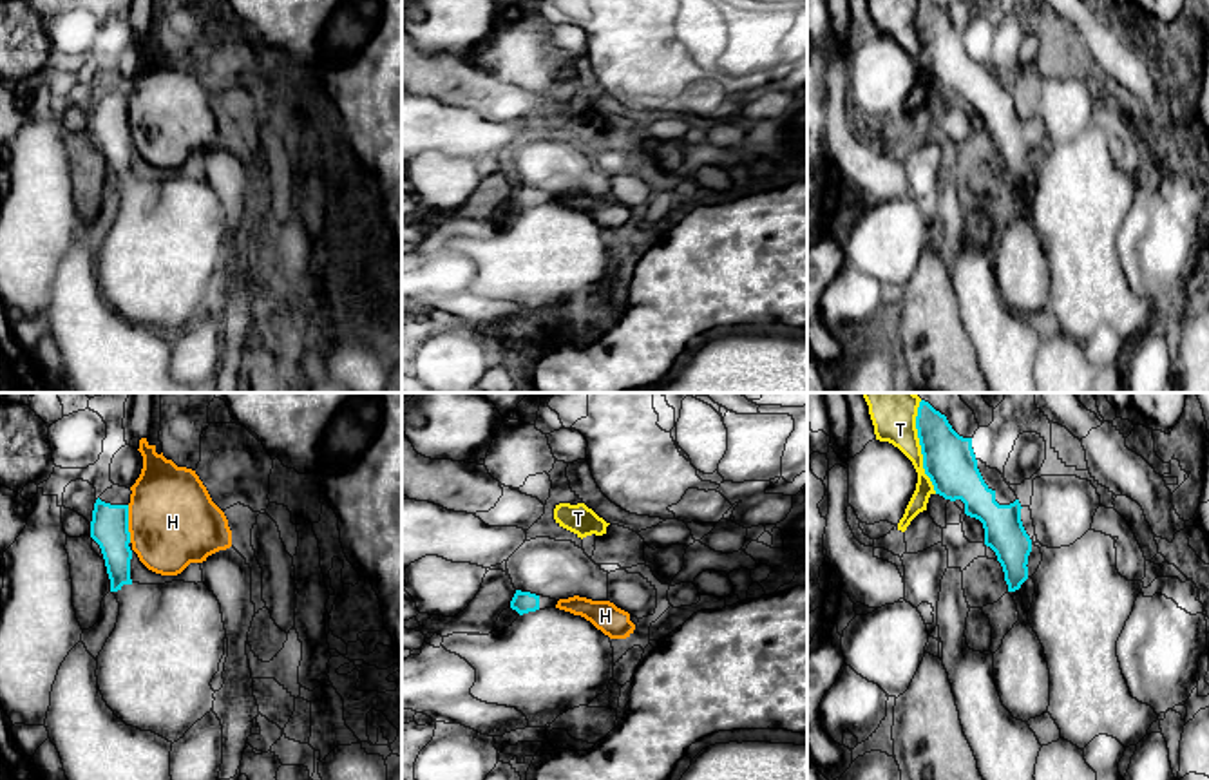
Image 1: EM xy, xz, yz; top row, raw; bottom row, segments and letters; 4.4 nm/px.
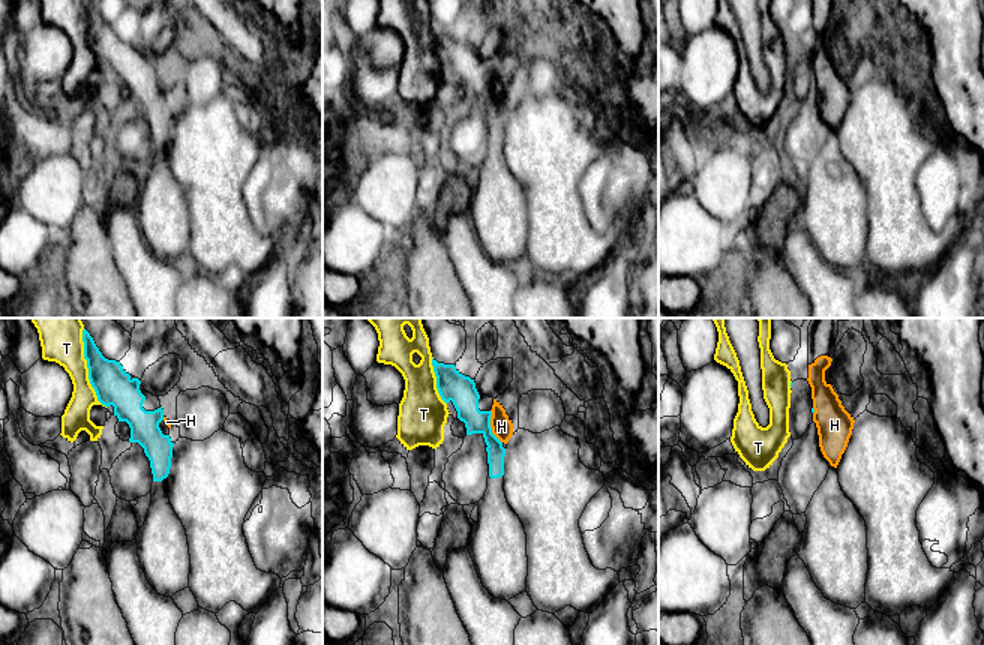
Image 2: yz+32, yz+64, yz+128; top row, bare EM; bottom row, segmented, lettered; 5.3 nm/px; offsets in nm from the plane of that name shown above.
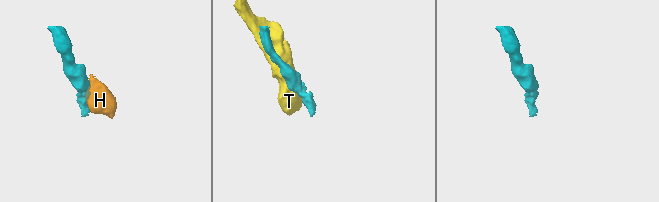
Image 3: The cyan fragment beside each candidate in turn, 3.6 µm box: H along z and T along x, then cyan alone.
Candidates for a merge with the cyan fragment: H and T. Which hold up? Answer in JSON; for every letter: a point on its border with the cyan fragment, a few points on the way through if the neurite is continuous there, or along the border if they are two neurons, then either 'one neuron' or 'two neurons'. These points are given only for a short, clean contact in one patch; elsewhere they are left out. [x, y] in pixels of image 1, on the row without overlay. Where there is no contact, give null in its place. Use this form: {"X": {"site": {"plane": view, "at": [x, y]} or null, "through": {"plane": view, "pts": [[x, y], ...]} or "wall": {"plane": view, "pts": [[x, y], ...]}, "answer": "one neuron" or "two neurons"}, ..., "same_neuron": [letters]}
{"H": {"site": {"plane": "xy", "at": [127, 118]}, "wall": {"plane": "xy", "pts": [[127, 100], [131, 136]]}, "answer": "two neurons"}, "T": {"site": {"plane": "yz", "at": [922, 44]}, "answer": "two neurons"}, "same_neuron": []}

